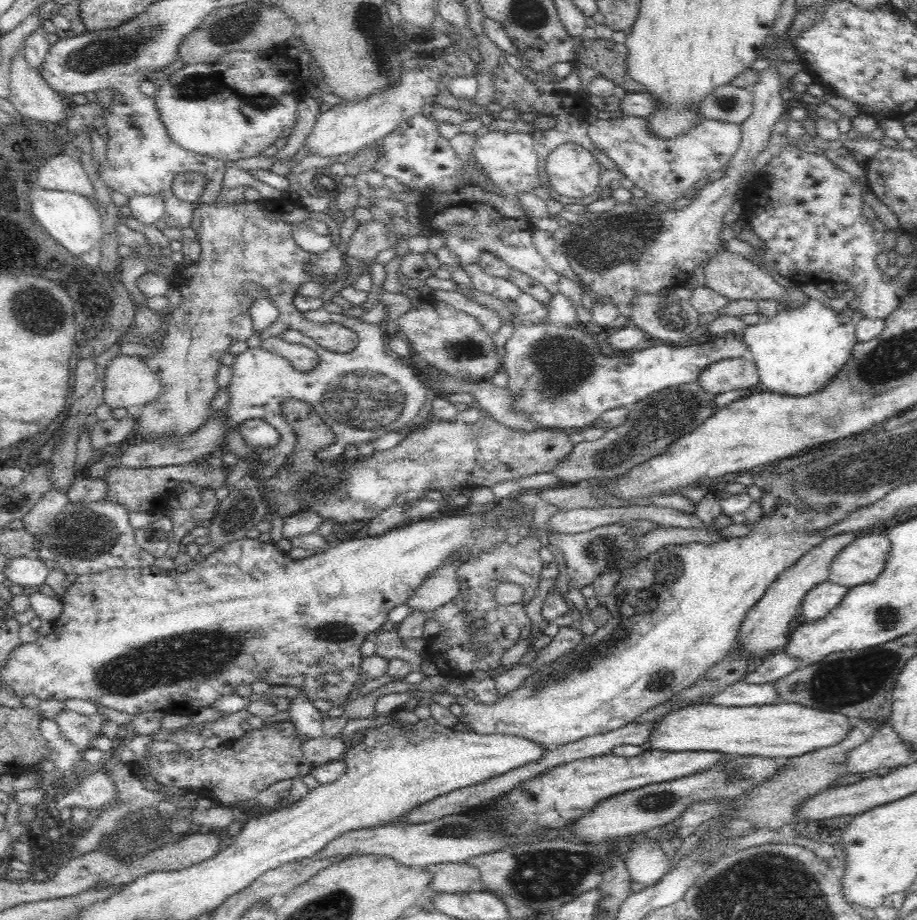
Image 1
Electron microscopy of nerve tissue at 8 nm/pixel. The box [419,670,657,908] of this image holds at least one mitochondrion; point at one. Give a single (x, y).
(553, 874)

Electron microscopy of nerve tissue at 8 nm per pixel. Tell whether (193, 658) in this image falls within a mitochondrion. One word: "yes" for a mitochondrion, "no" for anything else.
yes

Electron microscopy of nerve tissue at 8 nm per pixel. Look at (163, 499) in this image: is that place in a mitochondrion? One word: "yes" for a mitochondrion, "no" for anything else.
no

